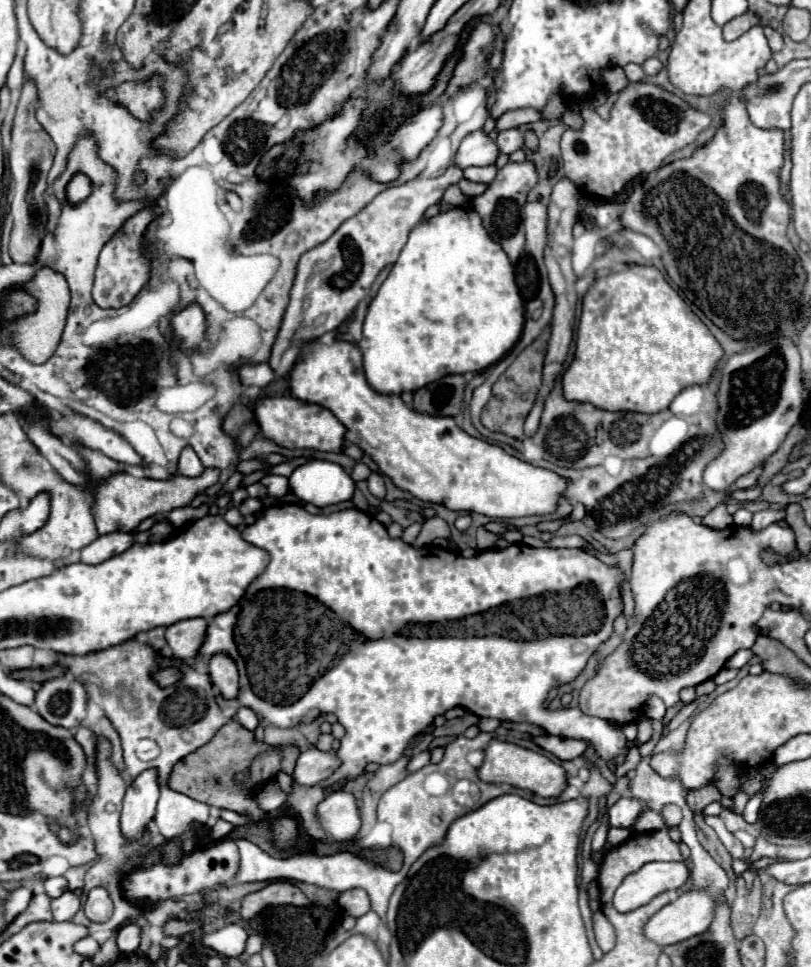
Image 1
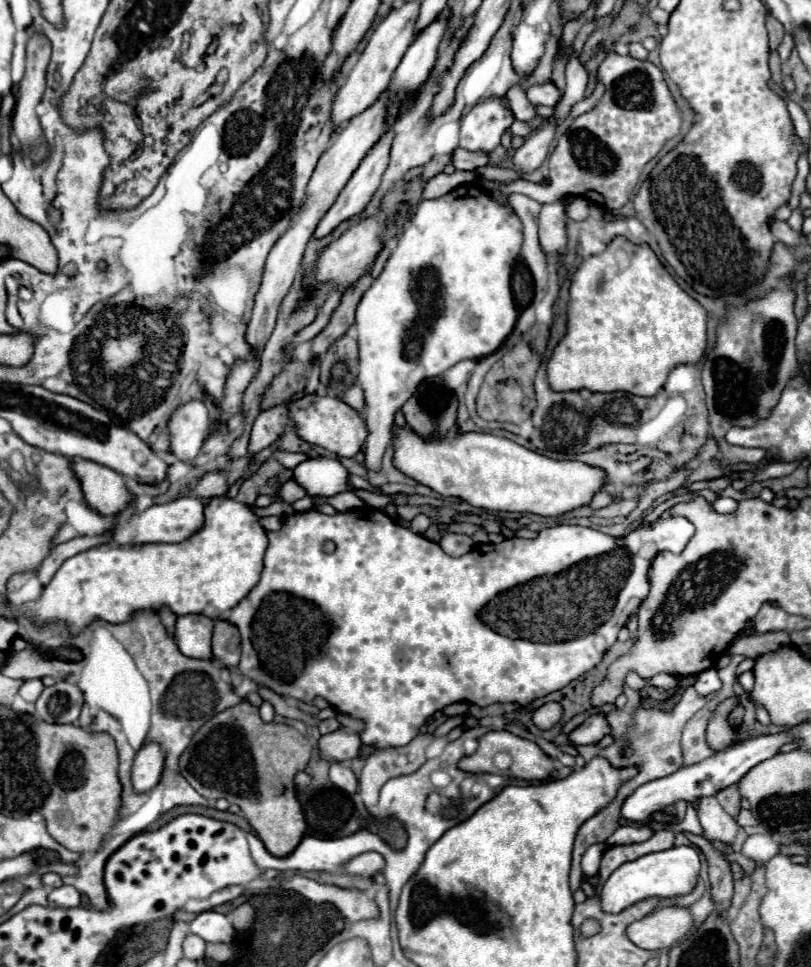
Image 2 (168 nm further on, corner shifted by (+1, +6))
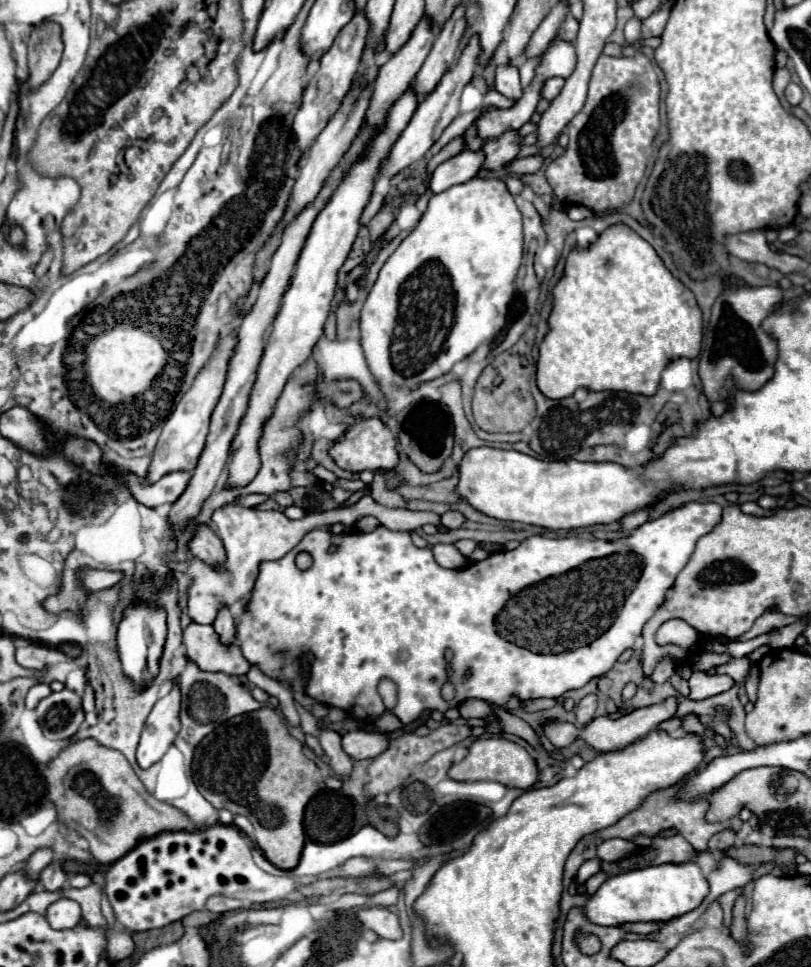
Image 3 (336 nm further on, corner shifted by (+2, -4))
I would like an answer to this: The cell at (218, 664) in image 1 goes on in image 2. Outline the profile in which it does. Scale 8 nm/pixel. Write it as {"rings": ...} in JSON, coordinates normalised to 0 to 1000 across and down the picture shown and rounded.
{"rings":[[[268,643],[265,654],[263,654],[263,680],[277,687],[280,691],[295,687],[295,676],[297,676],[297,660],[290,647],[282,643]]]}

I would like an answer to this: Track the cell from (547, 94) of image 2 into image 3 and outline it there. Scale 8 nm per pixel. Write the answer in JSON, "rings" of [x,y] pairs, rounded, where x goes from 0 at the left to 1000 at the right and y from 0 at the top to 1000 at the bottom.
{"rings":[[[678,81],[678,83],[673,83],[673,87],[668,91],[668,99],[673,103],[683,103],[691,97],[693,89],[695,89],[695,81]]]}

